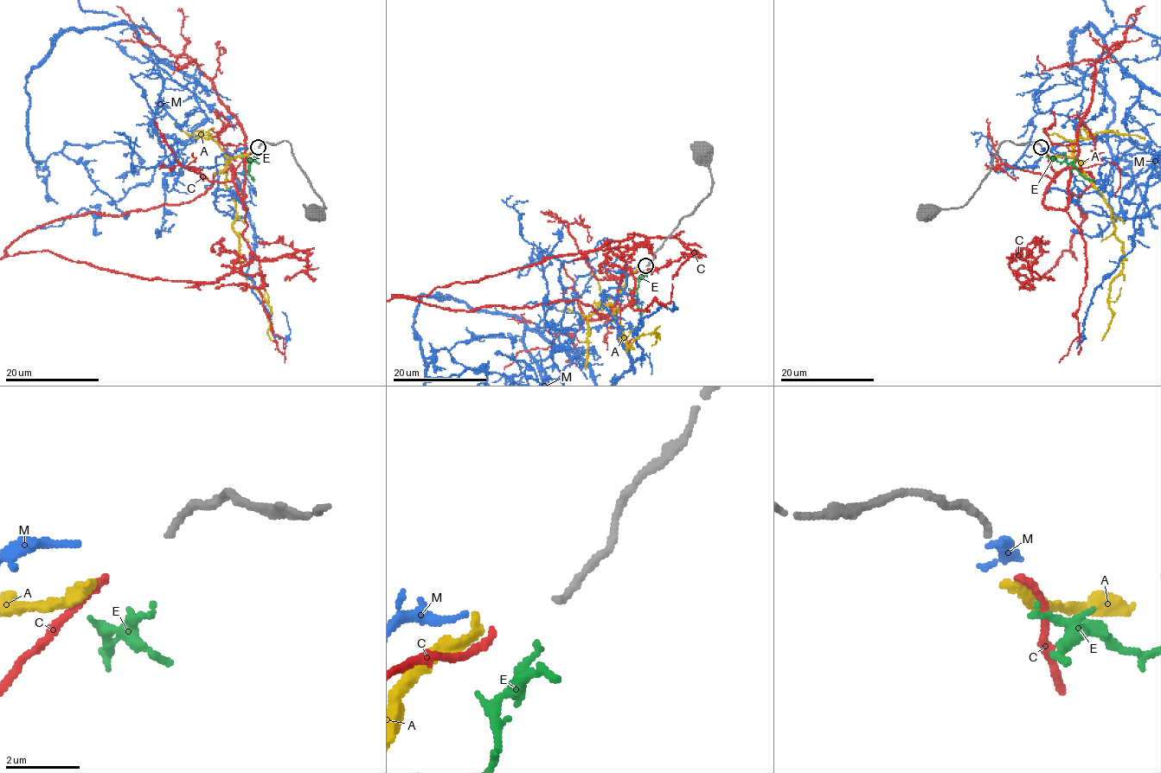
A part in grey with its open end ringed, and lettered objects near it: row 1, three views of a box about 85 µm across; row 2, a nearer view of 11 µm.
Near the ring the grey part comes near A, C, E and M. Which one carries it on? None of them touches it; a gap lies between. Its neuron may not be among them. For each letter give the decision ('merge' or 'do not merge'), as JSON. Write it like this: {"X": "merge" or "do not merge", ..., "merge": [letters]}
{"A": "do not merge", "C": "merge", "E": "do not merge", "M": "do not merge", "merge": ["C"]}

